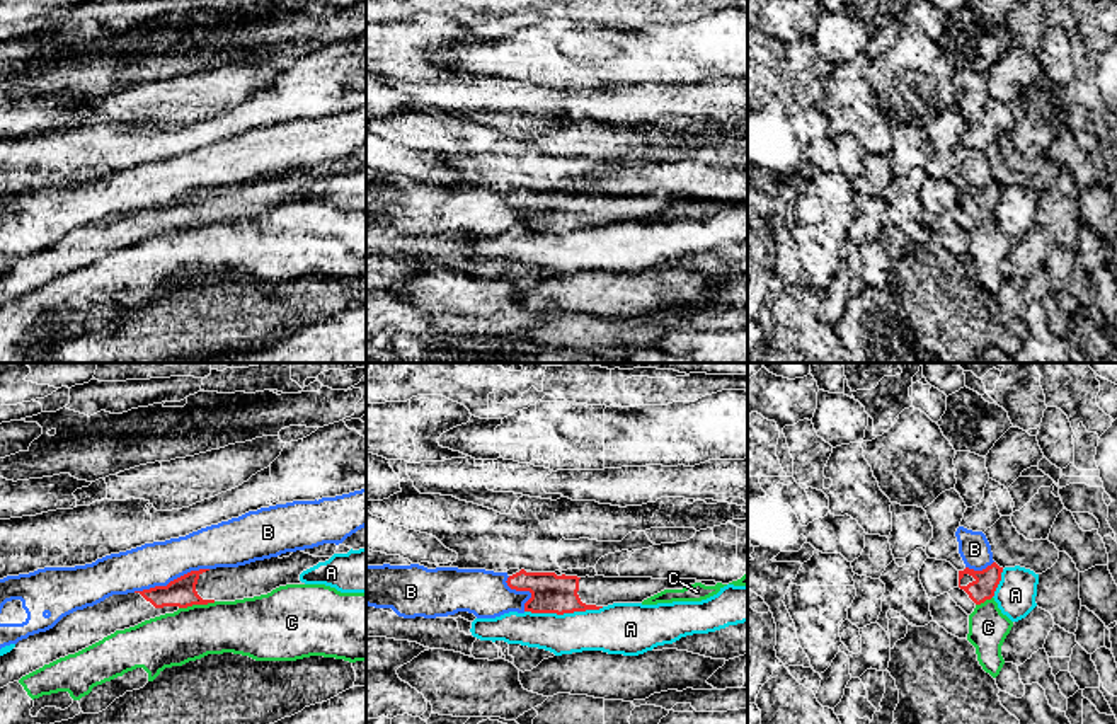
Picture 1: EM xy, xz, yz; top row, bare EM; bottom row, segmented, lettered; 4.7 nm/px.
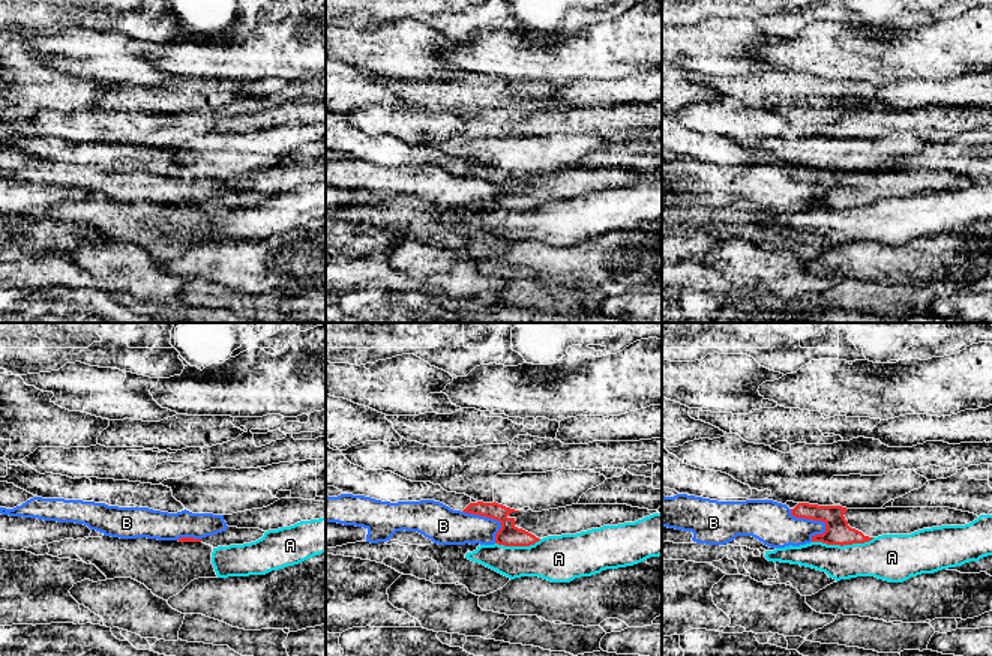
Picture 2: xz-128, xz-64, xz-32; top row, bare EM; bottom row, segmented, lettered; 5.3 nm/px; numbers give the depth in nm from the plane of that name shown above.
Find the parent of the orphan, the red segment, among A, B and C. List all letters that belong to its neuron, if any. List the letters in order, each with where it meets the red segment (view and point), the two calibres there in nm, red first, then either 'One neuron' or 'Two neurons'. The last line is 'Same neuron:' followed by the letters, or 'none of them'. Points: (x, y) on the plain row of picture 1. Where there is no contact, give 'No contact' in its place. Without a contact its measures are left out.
A: Touches red at xz (564, 230). Thickness 190 nm (red) against 240 nm. Two neurons
B: Touches red at xy (171, 200). Thickness 140 nm (red) against 200 nm. Two neurons
C: Touches red at xy (196, 222). Thickness 140 nm (red) against 260 nm. Two neurons
Same neuron: none of them

